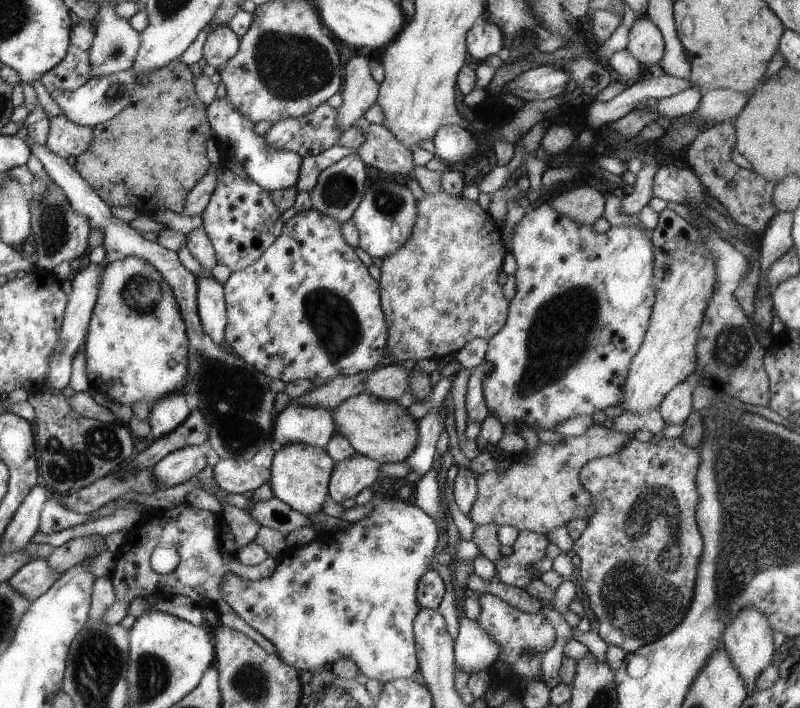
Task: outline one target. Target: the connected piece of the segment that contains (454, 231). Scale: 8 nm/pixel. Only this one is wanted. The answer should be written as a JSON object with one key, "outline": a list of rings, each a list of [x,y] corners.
{"outline":[[[437,190],[433,194],[424,193],[419,200],[416,200],[415,221],[413,222],[413,228],[411,228],[411,234],[407,236],[407,240],[397,250],[393,250],[393,254],[389,254],[387,258],[382,259],[379,267],[381,271],[381,278],[378,281],[380,308],[385,318],[385,324],[387,324],[387,344],[385,344],[383,350],[387,352],[387,358],[376,368],[391,365],[391,362],[403,362],[403,360],[413,360],[414,363],[421,360],[439,360],[449,354],[454,355],[463,344],[477,337],[488,341],[491,336],[497,334],[506,322],[508,312],[509,299],[504,296],[501,286],[496,282],[497,275],[502,270],[502,261],[506,253],[506,246],[502,241],[500,229],[491,216],[479,208],[476,202],[471,202],[471,200],[467,200],[460,195],[454,196],[443,190]]]}

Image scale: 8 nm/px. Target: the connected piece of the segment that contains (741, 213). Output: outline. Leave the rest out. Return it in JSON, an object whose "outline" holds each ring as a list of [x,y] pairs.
{"outline":[[[733,120],[722,121],[699,132],[686,147],[685,156],[697,180],[706,188],[708,194],[725,208],[726,215],[739,226],[756,234],[767,228],[777,212],[772,198],[776,184],[763,180],[755,172],[744,170],[731,161],[729,154],[735,149],[733,124]]]}

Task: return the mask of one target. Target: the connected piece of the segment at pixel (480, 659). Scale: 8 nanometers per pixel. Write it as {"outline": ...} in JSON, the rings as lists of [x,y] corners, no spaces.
{"outline":[[[456,602],[457,620],[459,632],[455,638],[453,648],[453,666],[455,669],[467,674],[473,672],[486,672],[491,670],[497,661],[497,644],[477,628],[473,620],[465,618],[462,610],[463,603]]]}

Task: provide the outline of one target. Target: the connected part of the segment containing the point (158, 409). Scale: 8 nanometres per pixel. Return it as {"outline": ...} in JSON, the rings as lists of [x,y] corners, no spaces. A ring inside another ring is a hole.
{"outline":[[[169,394],[155,400],[146,418],[150,427],[149,439],[161,438],[167,432],[175,430],[181,422],[185,422],[189,414],[184,394]]]}

